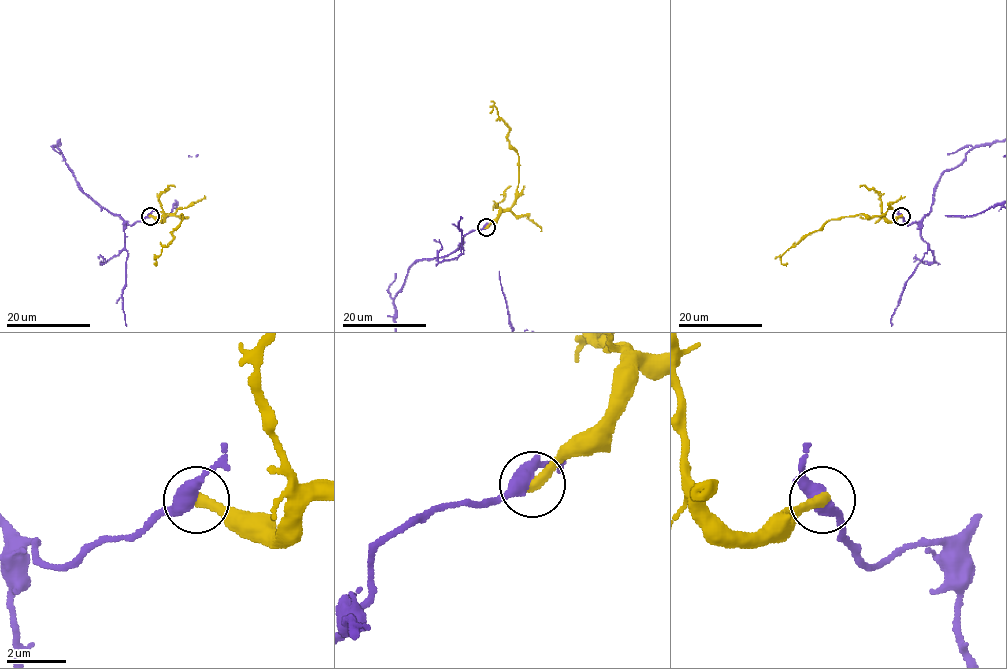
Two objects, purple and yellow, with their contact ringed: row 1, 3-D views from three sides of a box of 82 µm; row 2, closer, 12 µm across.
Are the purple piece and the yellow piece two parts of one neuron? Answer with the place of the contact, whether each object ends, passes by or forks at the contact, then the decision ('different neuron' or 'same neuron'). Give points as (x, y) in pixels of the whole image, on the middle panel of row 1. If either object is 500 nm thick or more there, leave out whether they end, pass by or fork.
at (486, 227); purple passes by; yellow ends there; different neuron

